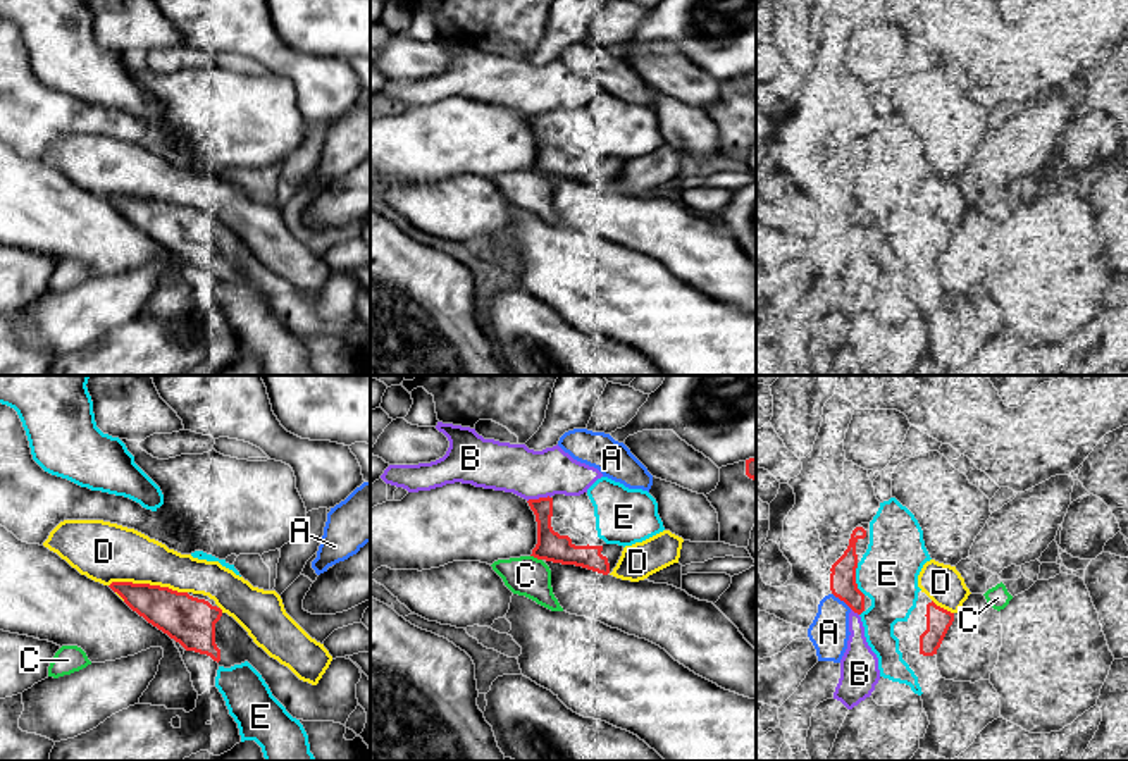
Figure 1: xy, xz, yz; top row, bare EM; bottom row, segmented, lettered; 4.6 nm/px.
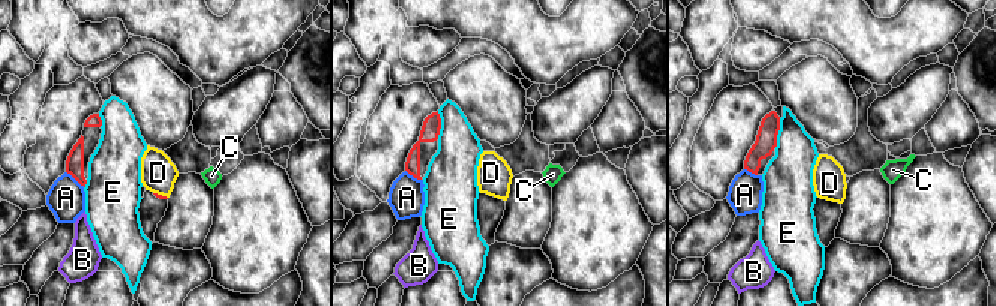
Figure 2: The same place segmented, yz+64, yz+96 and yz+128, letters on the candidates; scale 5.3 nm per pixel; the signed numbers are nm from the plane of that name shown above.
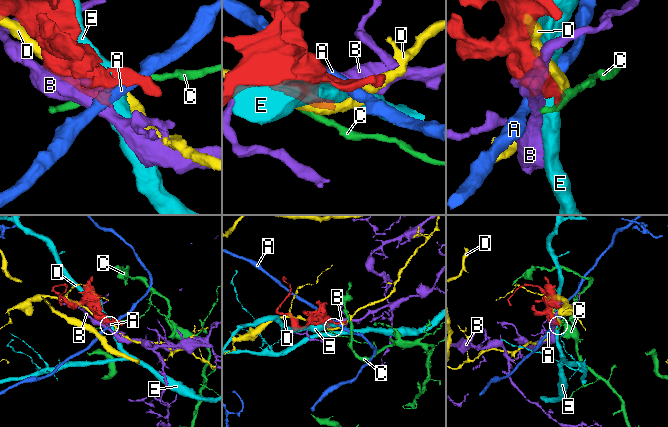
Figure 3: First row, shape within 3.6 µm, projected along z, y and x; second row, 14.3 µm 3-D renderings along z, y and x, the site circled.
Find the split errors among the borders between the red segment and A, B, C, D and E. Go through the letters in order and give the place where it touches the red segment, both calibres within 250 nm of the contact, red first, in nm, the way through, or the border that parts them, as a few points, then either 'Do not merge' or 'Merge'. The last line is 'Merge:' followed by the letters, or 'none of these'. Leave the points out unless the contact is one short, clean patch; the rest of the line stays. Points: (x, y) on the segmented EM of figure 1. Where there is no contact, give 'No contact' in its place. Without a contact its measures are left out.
A: Touches red at yz (842, 600). Thickness 130 nm (red) against 190 nm. Do not merge
B: Touches red at xz (539, 498). Thickness 140 nm (red) against 220 nm. Do not merge
C: Touches red at xz (536, 556). Thickness 140 nm (red) against 190 nm. Boundary: xz (531, 555), (541, 560). Do not merge
D: Touches red at xy (148, 584). Thickness 220 nm (red) against 280 nm. Do not merge
E: Touches red at yz (855, 579). Thickness 130 nm (red) against 280 nm. Do not merge
Merge: none of these

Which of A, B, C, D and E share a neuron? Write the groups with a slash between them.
A / B / C / D / E

